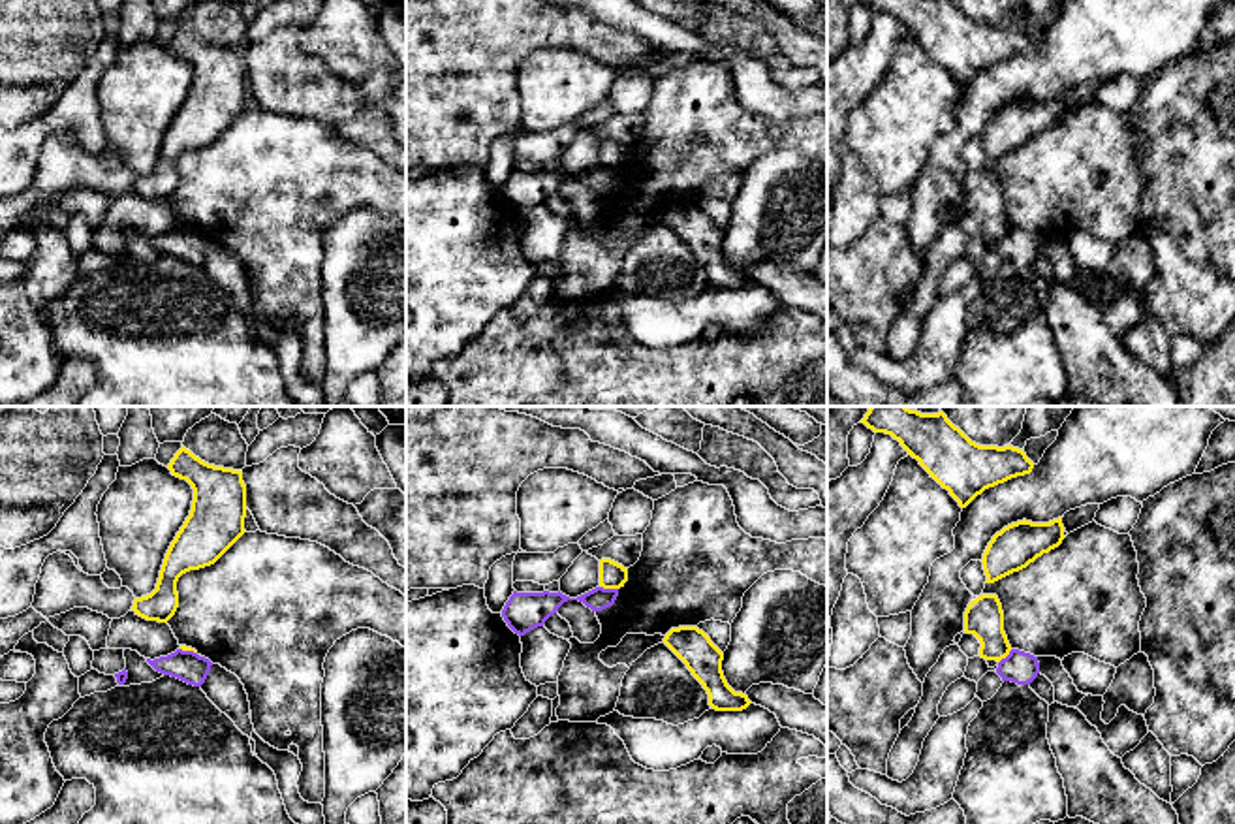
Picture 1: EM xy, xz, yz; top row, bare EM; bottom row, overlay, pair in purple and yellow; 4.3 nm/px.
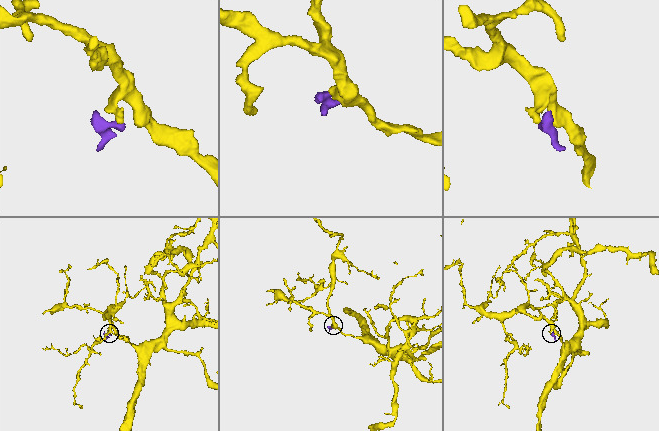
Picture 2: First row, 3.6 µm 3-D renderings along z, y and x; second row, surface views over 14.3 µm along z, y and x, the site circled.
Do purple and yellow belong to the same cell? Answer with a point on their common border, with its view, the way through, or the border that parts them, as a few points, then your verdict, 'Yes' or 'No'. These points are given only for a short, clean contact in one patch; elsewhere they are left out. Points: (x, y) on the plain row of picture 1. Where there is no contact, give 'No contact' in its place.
Touches purple at xz (609, 168). Boundary: xz (600, 164), (617, 168). No

